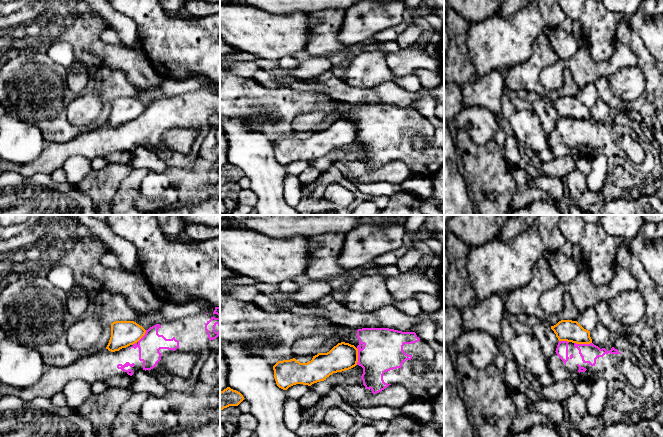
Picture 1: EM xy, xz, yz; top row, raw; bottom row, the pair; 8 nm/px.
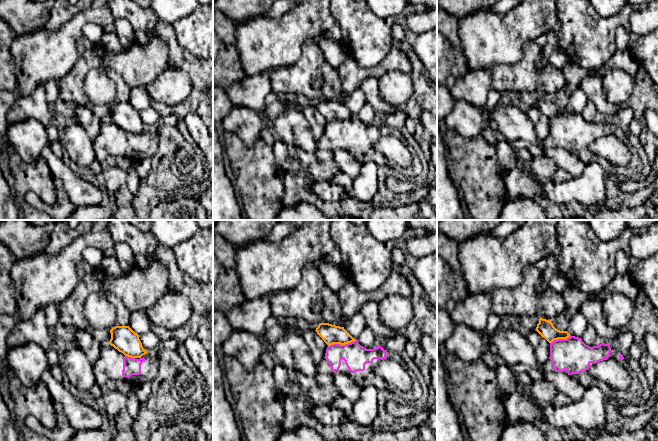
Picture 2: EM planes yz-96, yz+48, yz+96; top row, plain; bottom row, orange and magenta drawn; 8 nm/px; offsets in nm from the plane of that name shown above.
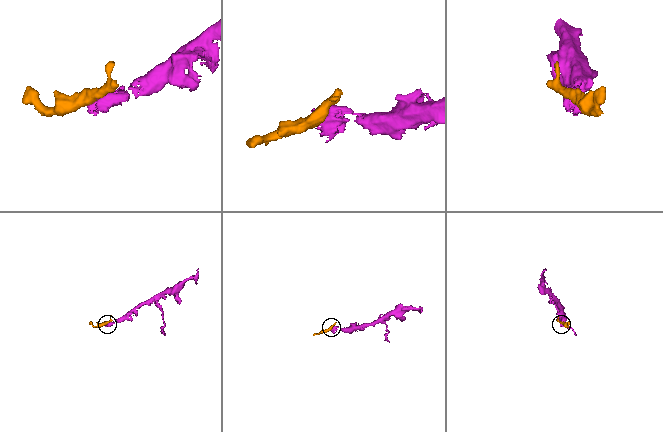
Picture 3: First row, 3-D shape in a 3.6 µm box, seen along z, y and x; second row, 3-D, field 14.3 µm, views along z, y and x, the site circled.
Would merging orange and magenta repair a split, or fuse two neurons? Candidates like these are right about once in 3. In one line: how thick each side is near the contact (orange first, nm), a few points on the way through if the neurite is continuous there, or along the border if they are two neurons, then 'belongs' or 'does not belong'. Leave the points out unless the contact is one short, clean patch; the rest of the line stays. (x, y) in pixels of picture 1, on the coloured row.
calibres 180 and 140 nm; border yz (574, 342), (591, 343); does not belong

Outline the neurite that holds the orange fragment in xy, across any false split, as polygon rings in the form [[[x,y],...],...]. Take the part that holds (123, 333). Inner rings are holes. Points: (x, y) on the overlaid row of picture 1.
[[[115,321],[111,324],[111,337],[106,349],[119,351],[137,343],[145,333],[146,330],[134,321]]]

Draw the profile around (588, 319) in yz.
[[[594,307],[587,308],[580,313],[576,321],[588,331],[591,331],[599,323],[598,314]]]

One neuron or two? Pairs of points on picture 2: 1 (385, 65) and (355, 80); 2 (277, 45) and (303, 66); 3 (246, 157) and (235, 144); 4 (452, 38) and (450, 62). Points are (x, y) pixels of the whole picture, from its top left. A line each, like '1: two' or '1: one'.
1: one
2: two
3: one
4: one

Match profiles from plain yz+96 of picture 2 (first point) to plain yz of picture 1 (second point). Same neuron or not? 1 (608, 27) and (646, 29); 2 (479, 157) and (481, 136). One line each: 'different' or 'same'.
1: same
2: different

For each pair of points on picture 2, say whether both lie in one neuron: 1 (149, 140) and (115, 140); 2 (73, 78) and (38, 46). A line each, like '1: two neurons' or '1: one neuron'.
1: one neuron
2: two neurons

